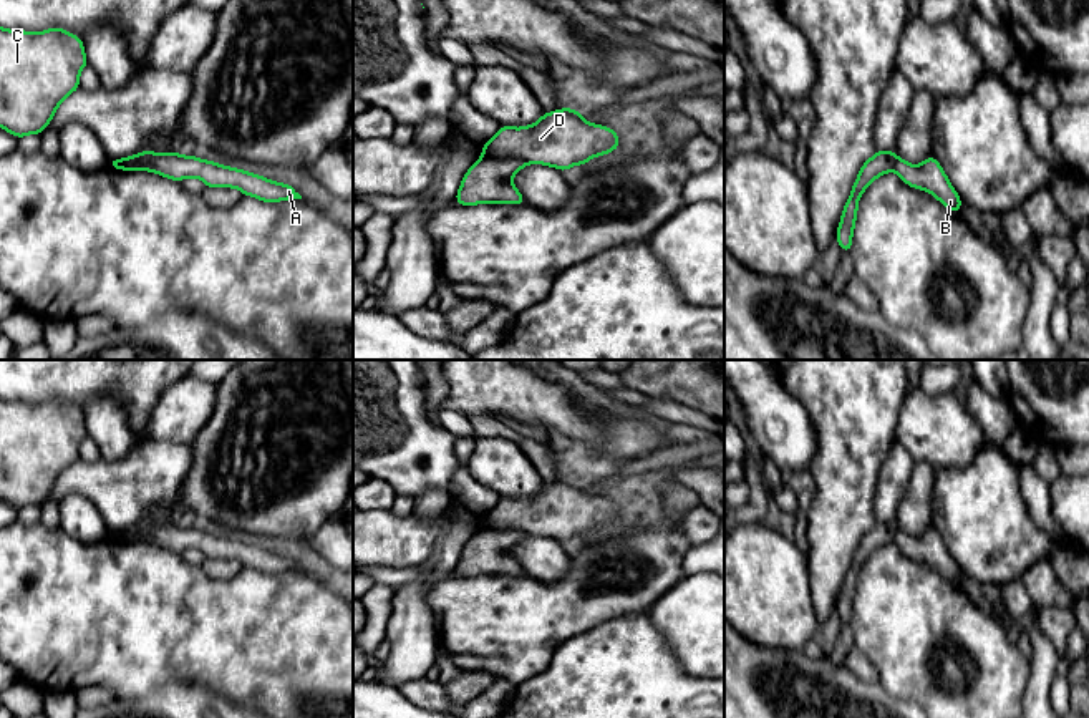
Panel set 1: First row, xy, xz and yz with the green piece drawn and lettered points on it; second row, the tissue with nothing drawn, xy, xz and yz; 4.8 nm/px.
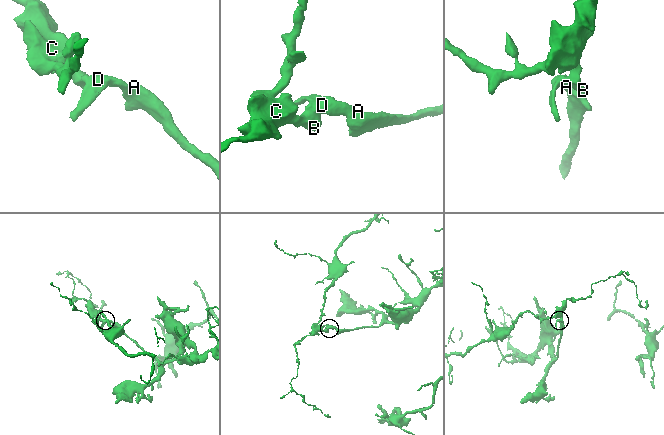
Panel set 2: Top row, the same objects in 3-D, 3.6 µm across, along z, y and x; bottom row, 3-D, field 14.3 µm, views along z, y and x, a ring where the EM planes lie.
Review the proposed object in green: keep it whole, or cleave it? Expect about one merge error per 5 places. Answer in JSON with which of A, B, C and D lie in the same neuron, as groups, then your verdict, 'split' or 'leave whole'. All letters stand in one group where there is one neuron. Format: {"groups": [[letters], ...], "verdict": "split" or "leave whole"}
{"groups": [["A", "D"], ["B", "C"]], "verdict": "split"}

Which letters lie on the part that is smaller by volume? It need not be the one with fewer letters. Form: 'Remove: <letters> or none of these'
Remove: B, C

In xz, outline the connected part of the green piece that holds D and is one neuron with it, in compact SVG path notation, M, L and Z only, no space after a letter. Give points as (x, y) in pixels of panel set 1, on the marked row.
M572 108L544 113L542 118L524 128L501 126L482 144L482 153L496 159L519 159L525 164L545 164L567 171L600 154L620 148L618 134L602 124L587 123Z

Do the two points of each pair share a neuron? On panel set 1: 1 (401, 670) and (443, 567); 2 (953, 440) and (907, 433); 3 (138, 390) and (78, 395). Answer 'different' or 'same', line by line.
1: same
2: same
3: same

